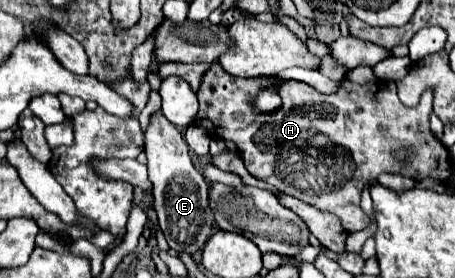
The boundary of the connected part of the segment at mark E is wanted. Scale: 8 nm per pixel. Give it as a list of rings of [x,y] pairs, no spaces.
[[[155,111],[145,129],[145,155],[149,167],[149,181],[153,183],[155,211],[159,217],[159,227],[175,251],[185,251],[195,255],[203,249],[205,241],[213,233],[213,211],[209,209],[209,189],[205,177],[195,169],[189,145],[181,131],[173,127],[161,111]]]

